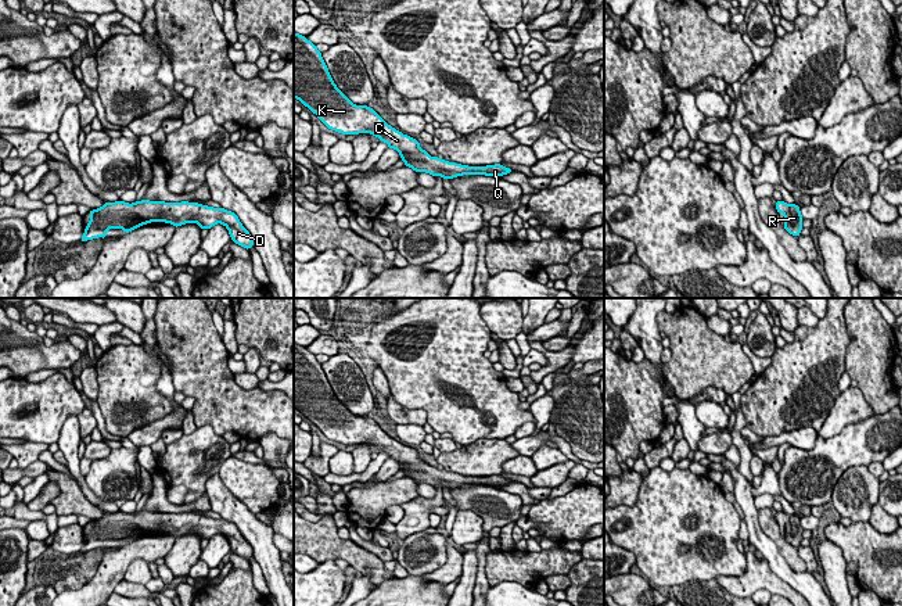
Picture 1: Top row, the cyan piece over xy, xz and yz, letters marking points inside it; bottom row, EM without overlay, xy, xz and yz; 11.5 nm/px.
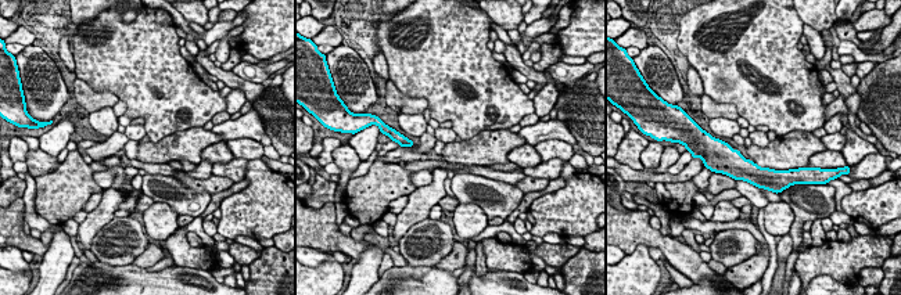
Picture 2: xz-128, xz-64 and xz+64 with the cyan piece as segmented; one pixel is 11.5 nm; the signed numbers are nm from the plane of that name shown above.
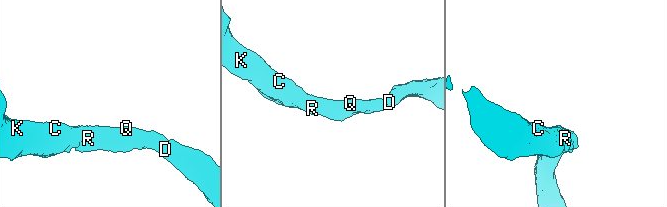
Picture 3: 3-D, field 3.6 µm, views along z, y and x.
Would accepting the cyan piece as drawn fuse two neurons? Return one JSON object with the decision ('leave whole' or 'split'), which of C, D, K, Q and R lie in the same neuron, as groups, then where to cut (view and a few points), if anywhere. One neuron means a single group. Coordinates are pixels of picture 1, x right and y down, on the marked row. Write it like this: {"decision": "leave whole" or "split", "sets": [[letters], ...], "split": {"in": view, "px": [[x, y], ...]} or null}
{"decision": "leave whole", "sets": [["C", "D", "K", "Q", "R"]], "split": null}

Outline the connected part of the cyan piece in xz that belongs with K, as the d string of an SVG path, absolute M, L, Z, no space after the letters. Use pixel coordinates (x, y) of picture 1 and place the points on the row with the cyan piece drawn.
M294 32L294 97L315 112L331 130L342 135L367 132L395 148L405 166L414 172L441 175L449 180L461 175L486 175L499 178L513 172L500 164L467 166L431 157L420 143L389 126L373 108L355 105L335 86L321 53L305 36Z

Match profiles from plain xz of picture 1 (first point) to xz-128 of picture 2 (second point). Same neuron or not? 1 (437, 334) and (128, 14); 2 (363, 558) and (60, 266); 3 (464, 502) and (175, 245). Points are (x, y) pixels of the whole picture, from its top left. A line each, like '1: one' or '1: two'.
1: two
2: two
3: two

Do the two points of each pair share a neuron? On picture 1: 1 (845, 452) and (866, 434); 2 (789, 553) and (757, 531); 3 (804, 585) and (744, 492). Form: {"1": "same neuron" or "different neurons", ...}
{"1": "same neuron", "2": "different neurons", "3": "same neuron"}

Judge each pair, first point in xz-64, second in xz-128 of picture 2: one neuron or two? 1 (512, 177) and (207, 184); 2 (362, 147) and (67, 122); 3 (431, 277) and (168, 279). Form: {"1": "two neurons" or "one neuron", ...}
{"1": "two neurons", "2": "one neuron", "3": "one neuron"}

